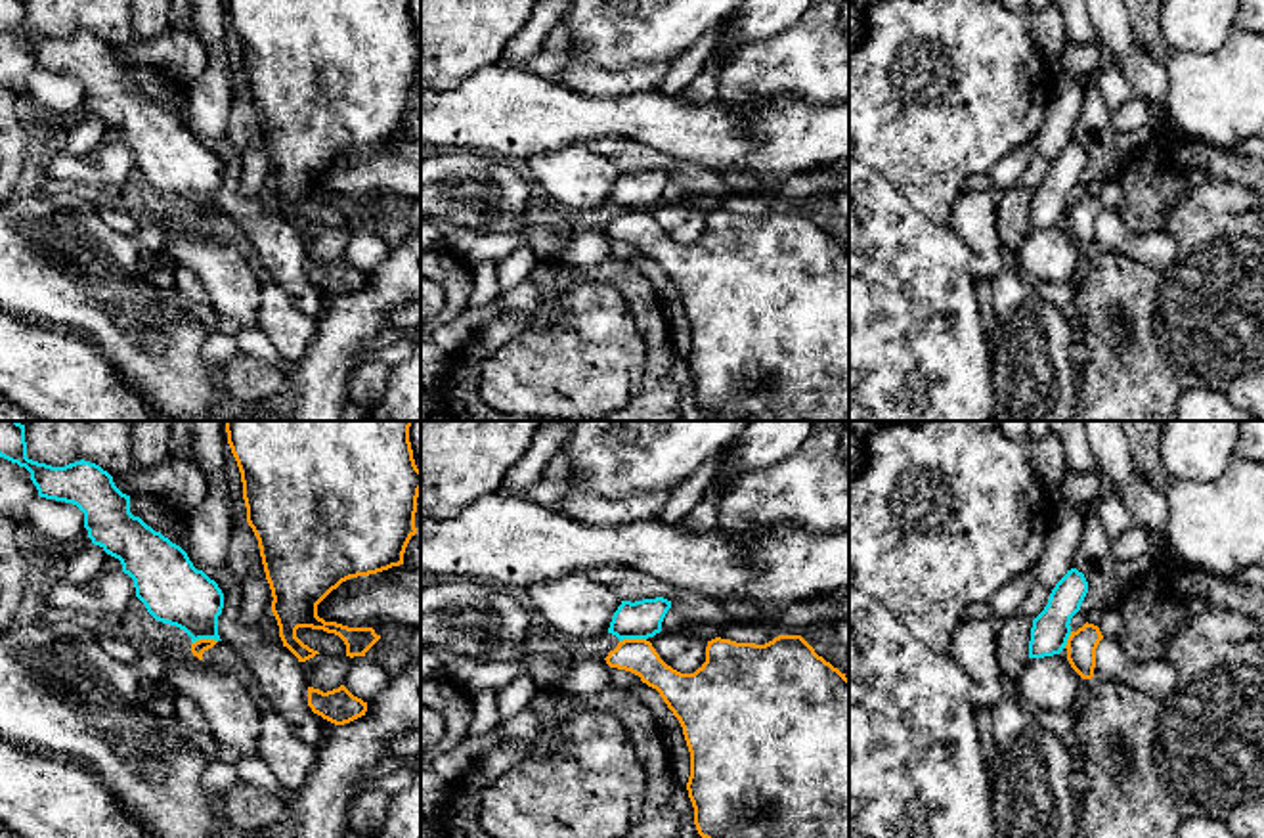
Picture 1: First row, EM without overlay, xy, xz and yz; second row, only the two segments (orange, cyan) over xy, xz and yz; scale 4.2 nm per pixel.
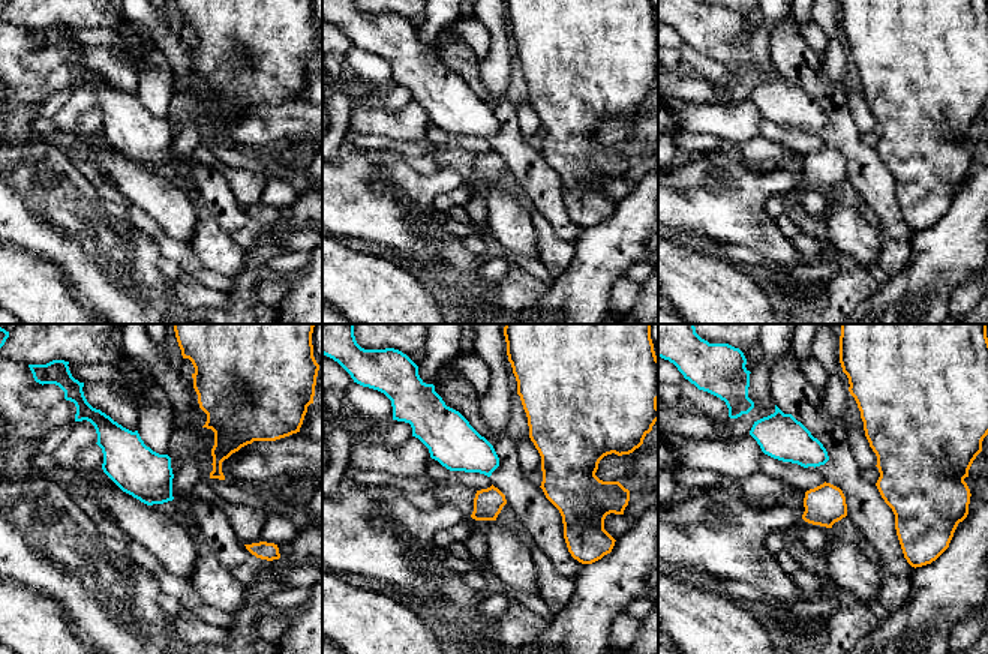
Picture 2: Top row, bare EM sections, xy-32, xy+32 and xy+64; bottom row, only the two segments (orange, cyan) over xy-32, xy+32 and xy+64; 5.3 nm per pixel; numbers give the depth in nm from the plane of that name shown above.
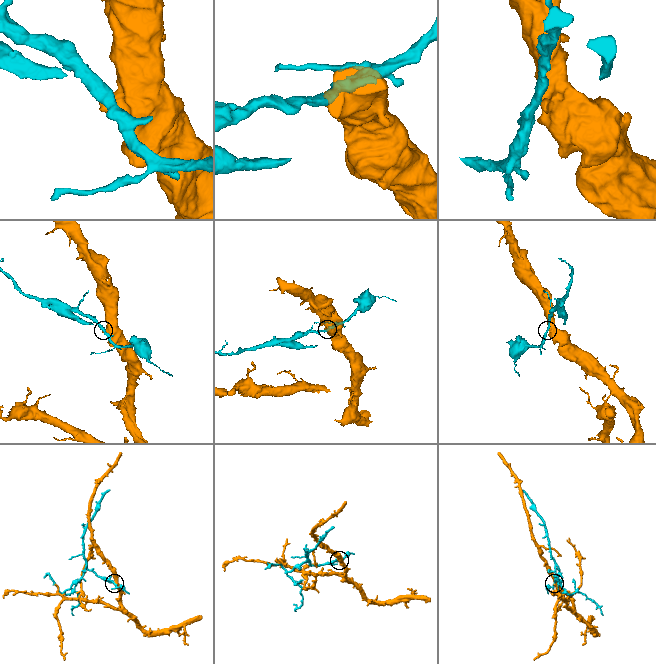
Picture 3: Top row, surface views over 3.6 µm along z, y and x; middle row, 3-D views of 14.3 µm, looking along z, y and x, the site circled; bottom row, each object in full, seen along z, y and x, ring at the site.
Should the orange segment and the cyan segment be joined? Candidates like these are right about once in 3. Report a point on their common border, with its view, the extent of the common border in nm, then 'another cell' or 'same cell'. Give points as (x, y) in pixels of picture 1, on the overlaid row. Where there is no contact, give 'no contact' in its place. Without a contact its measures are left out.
xy (203, 639) | 110 nm | another cell

